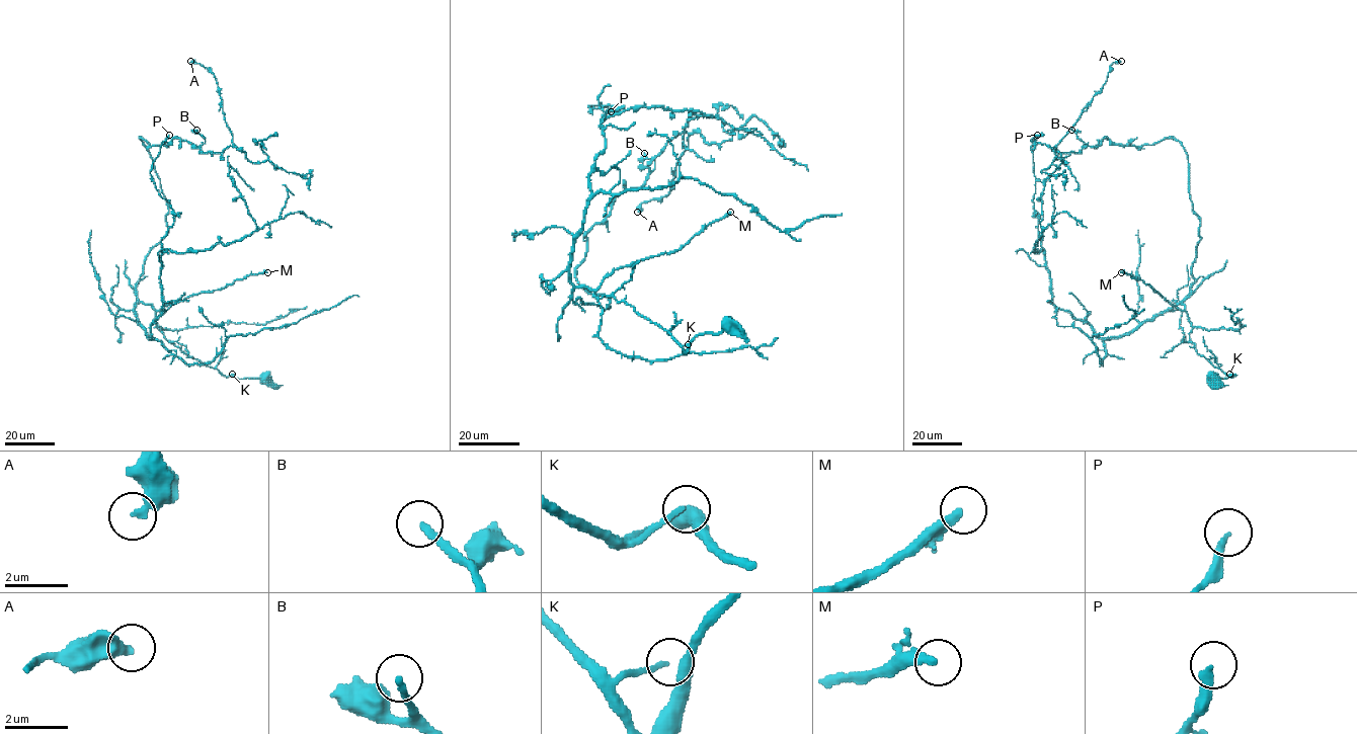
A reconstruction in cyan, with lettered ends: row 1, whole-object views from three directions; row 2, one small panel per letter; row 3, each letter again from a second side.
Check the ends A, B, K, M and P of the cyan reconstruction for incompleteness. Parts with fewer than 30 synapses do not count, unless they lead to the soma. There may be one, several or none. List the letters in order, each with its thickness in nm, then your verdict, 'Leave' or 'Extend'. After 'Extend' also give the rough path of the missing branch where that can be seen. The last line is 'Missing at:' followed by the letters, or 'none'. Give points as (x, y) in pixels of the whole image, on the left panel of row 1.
A: Thickness 380 nm. Leave
B: Thickness 200 nm. Extend. Course of what is missing: (196, 130), (195, 125), (195, 138), (179, 140)
K: Thickness 140 nm. Leave
M: Thickness 320 nm. Extend. Course of what is missing: (267, 272), (307, 269), (327, 251), (330, 236), (340, 248), (354, 254), (402, 262)
P: Thickness 260 nm. Leave
Missing at: B, M

